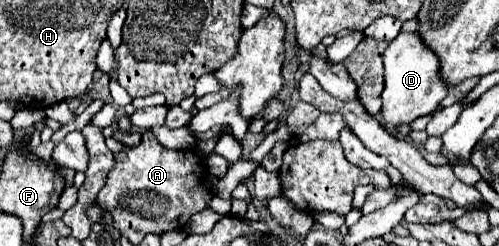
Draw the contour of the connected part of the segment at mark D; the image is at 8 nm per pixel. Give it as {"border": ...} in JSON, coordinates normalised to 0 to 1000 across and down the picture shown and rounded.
{"border":[[[800,134],[788,175],[776,191],[772,224],[772,362],[768,362],[768,484],[788,508],[820,508],[844,467],[860,467],[876,443],[876,427],[892,402],[900,354],[884,337],[880,305],[880,240],[860,207],[844,150],[832,134]]]}

